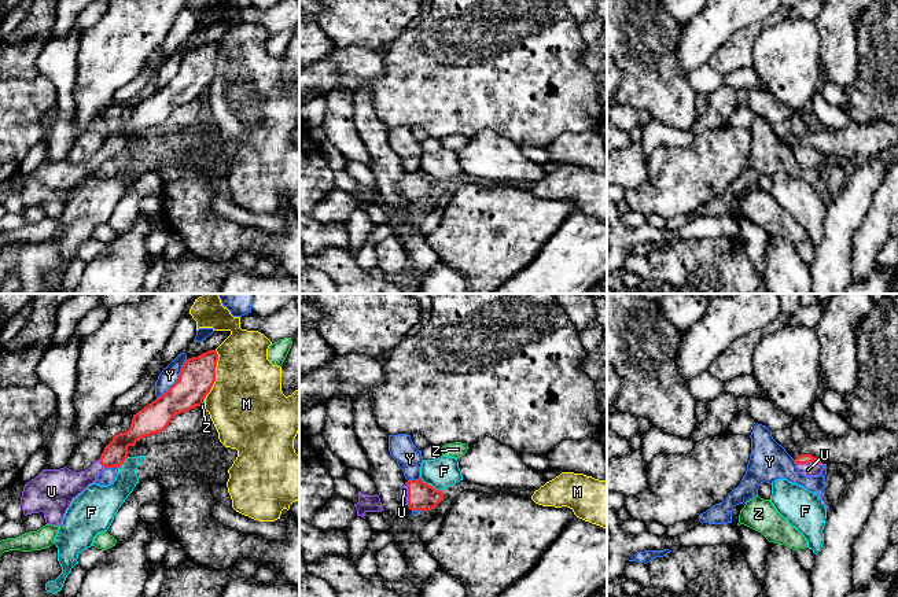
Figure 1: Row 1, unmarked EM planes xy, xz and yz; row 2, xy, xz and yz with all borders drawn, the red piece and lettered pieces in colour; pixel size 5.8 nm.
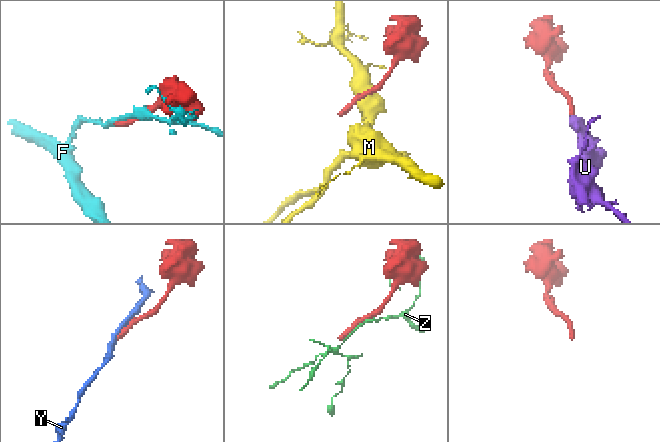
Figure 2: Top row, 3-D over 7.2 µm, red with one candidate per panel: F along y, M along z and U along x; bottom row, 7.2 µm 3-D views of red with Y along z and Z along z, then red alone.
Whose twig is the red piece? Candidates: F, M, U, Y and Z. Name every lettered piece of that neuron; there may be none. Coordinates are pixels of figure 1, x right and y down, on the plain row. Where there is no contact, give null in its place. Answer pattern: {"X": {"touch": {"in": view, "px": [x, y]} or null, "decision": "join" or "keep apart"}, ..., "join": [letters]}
{"F": {"touch": {"in": "xz", "px": [429, 177]}, "decision": "keep apart"}, "M": {"touch": {"in": "xy", "px": [214, 67]}, "decision": "keep apart"}, "U": {"touch": {"in": "yz", "px": [809, 154]}, "decision": "join"}, "Y": {"touch": {"in": "xy", "px": [176, 73]}, "decision": "keep apart"}, "Z": {"touch": {"in": "xy", "px": [202, 95]}, "decision": "keep apart"}, "join": ["U"]}

